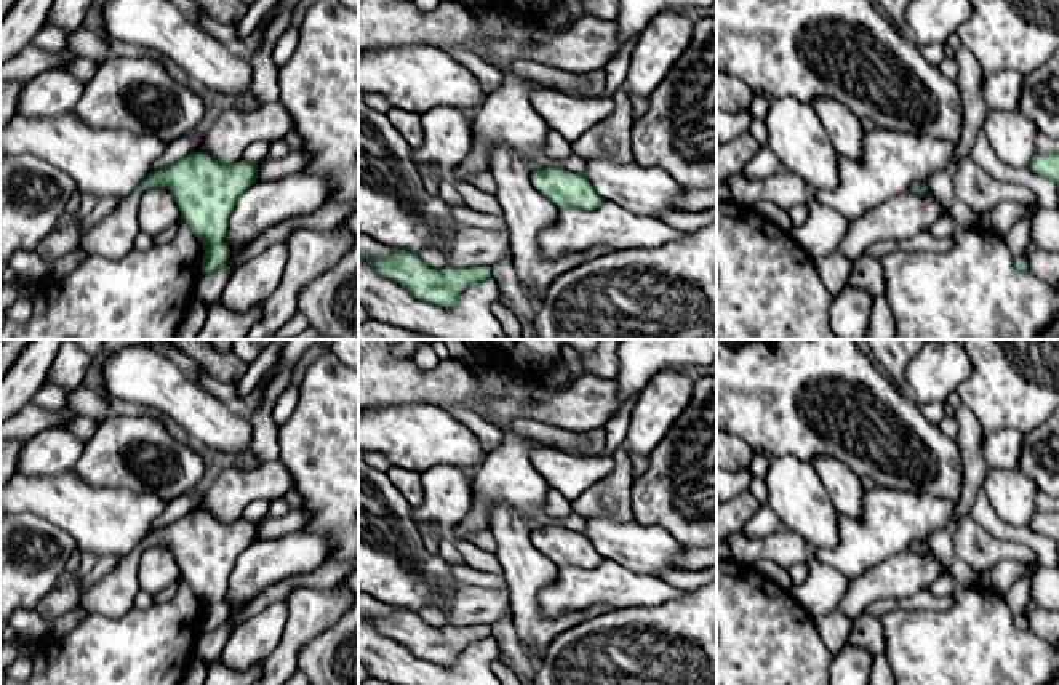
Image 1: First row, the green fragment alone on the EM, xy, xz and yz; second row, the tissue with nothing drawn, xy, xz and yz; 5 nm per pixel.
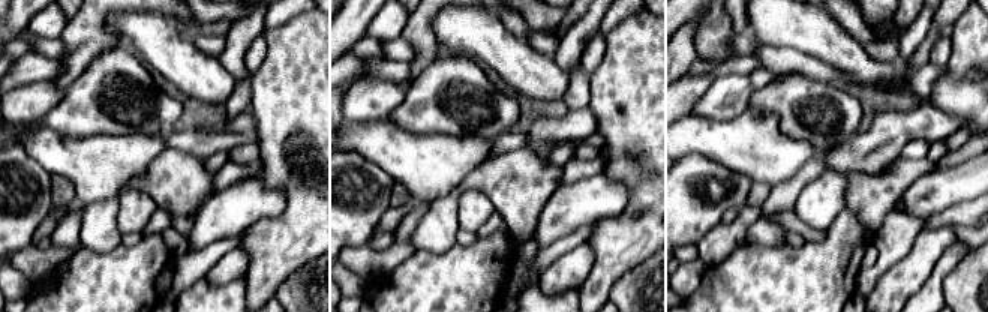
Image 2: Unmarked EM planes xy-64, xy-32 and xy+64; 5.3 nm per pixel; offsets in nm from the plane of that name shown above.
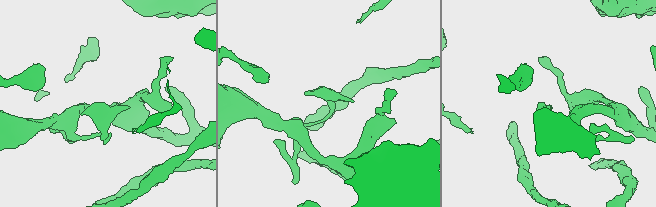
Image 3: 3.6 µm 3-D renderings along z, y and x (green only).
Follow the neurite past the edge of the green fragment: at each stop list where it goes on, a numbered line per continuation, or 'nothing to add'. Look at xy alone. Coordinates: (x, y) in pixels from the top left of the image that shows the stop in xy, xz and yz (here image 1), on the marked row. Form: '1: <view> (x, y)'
1: xy (114, 236)

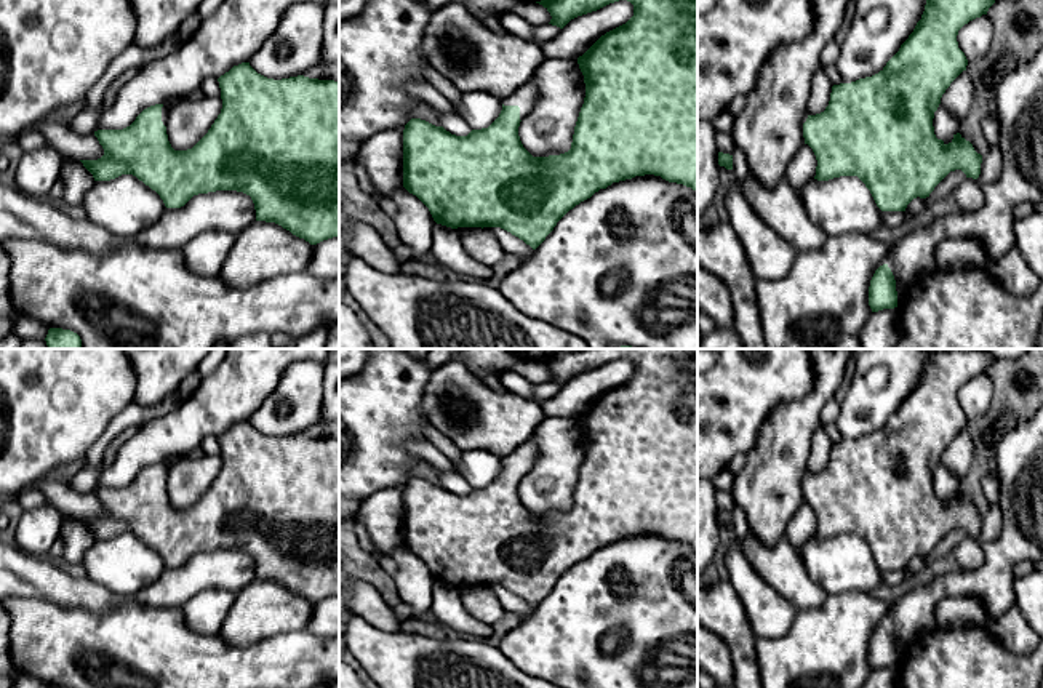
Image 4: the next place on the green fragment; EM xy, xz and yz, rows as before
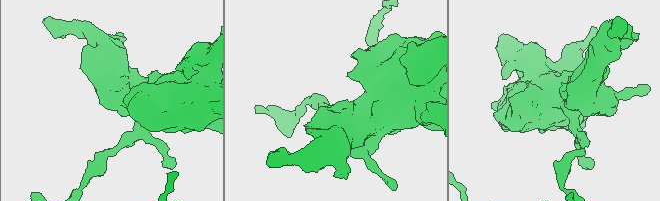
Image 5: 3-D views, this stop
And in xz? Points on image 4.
1: xz (525, 96)

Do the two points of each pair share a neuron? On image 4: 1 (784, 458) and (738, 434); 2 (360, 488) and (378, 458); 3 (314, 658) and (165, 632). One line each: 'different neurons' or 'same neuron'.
1: different neurons
2: same neuron
3: same neuron

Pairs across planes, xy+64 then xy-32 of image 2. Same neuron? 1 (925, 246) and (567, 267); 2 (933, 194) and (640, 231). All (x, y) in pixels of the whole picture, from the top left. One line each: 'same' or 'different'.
1: same
2: different

